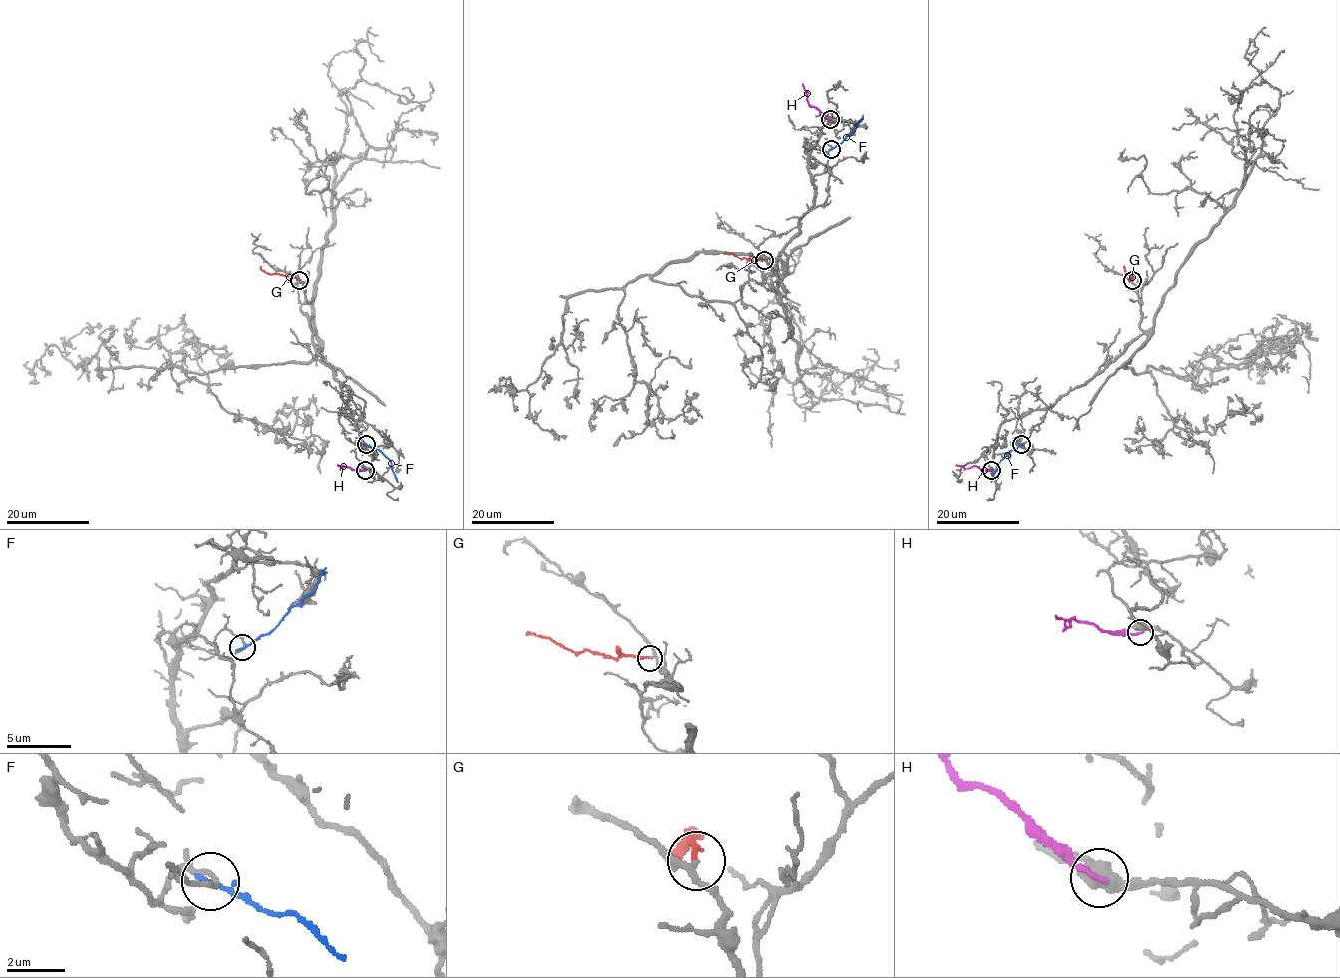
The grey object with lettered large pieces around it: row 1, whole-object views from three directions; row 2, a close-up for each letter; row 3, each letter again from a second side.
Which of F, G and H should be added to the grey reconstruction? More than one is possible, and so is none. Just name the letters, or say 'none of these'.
G

